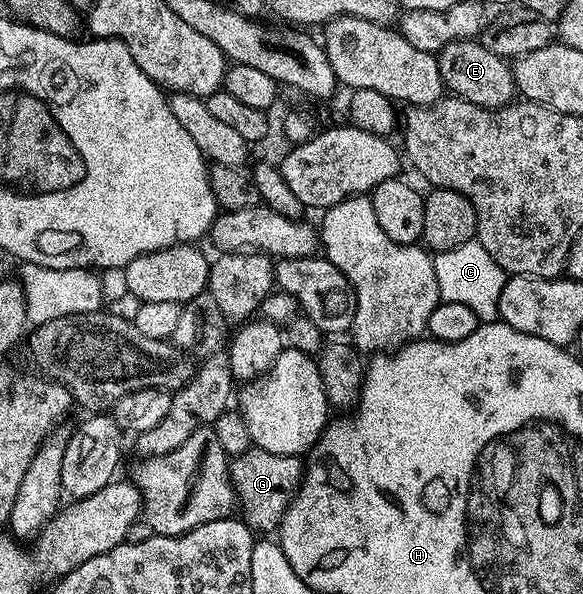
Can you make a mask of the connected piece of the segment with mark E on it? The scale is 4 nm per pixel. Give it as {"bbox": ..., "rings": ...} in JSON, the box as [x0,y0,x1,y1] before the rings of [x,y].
{"bbox":[436,39,516,111],"rings":[[[478,39],[452,41],[443,51],[437,52],[436,58],[445,90],[451,96],[468,101],[472,105],[487,107],[489,111],[509,107],[515,102],[516,88],[511,64],[492,53],[492,49],[485,47]]]}

